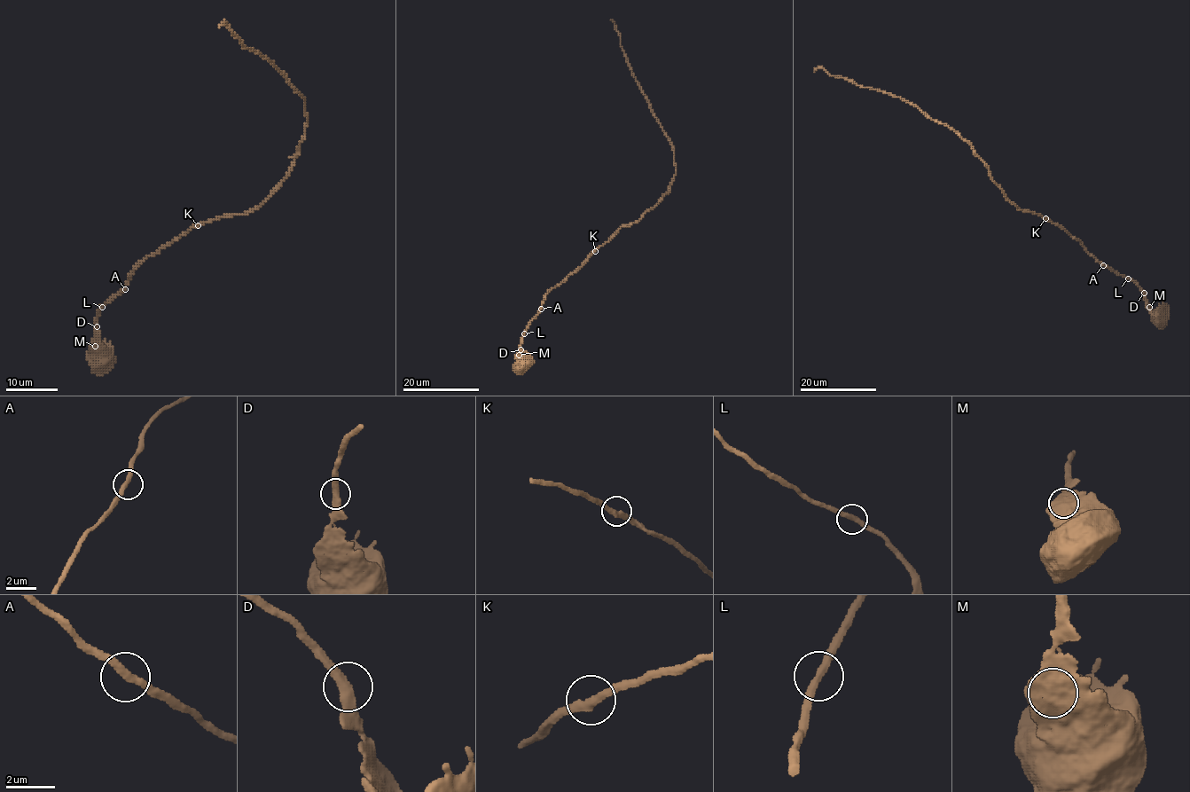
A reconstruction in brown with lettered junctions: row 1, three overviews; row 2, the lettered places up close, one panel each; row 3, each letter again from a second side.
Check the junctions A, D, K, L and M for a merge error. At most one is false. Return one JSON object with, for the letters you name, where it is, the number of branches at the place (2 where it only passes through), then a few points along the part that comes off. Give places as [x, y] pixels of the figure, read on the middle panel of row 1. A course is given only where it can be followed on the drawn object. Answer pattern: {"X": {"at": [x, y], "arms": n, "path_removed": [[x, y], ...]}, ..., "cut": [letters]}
{"cut": []}

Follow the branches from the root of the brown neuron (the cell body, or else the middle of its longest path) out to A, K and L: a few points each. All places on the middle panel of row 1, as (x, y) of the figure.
A: (523, 369), (527, 368), (527, 361), (520, 355), (520, 342), (528, 323), (541, 309)
K: (523, 369), (527, 368), (527, 361), (520, 355), (520, 342), (544, 296), (595, 251)
L: (523, 369), (527, 368), (527, 361), (520, 355), (520, 342), (524, 333)

